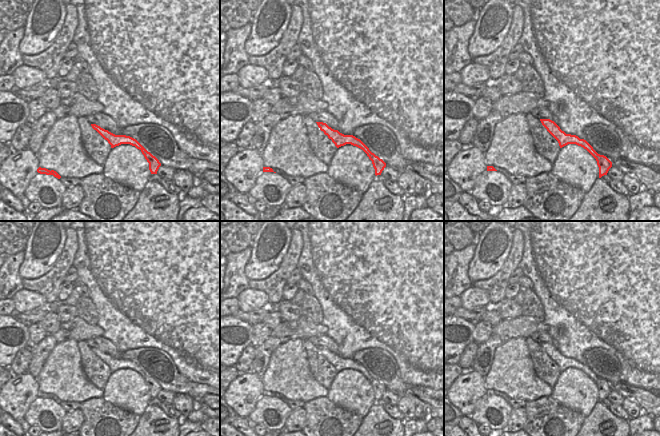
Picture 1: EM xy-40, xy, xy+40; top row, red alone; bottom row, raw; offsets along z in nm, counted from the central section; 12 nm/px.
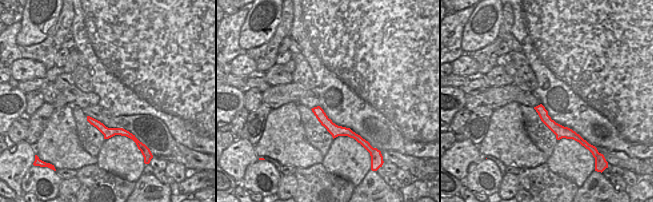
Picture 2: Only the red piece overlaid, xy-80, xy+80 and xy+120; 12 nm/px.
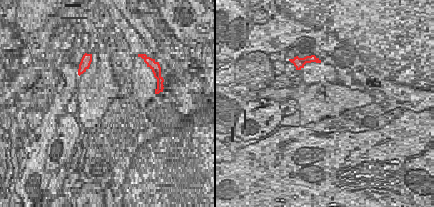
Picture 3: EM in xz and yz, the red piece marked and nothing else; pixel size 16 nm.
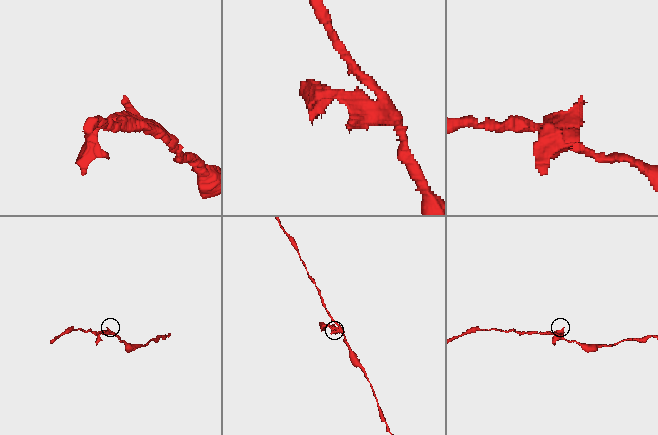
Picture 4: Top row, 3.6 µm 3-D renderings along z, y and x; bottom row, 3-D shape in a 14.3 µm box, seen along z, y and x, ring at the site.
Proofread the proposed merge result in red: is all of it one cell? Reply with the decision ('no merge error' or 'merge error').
merge error

